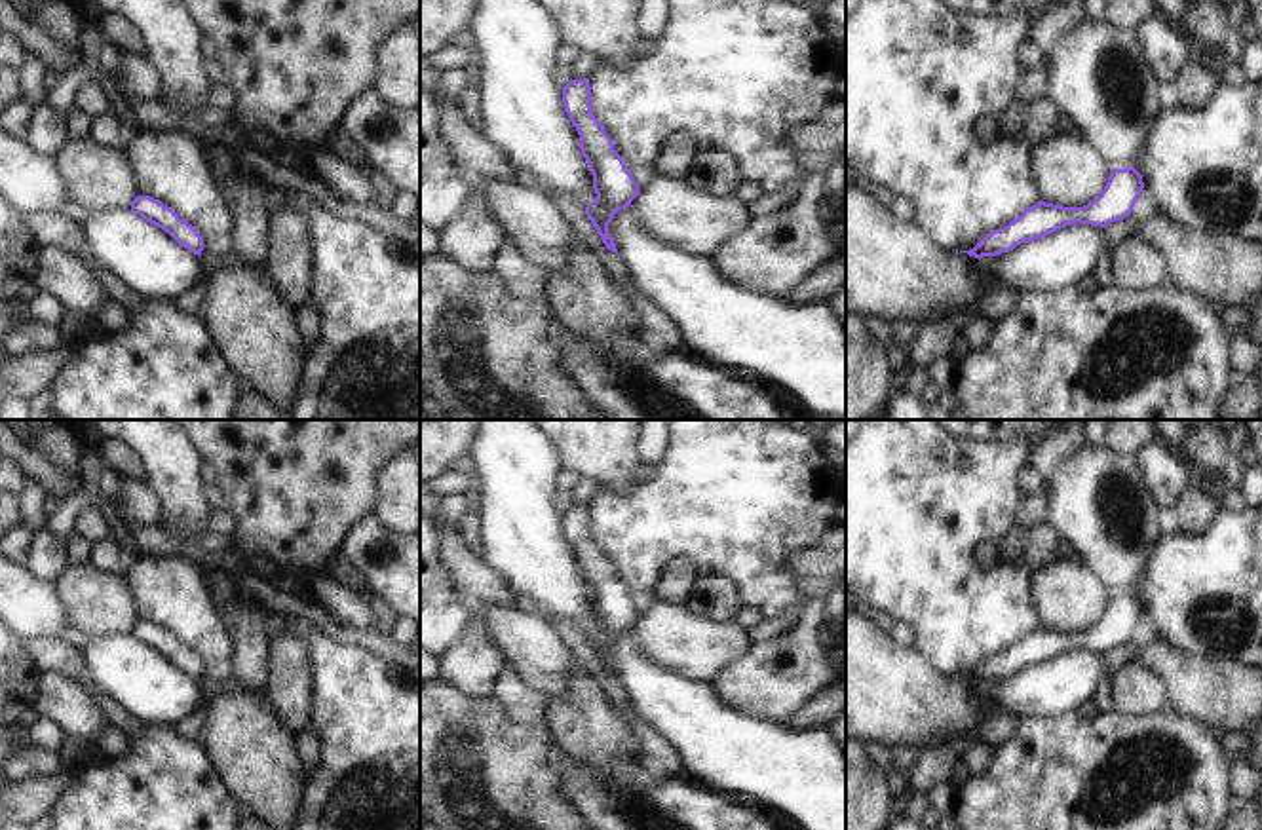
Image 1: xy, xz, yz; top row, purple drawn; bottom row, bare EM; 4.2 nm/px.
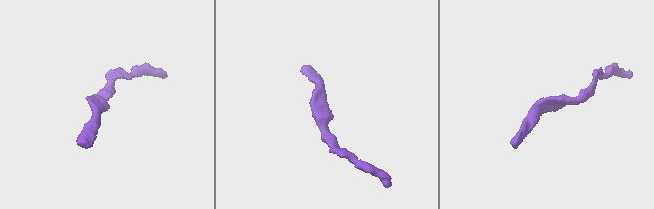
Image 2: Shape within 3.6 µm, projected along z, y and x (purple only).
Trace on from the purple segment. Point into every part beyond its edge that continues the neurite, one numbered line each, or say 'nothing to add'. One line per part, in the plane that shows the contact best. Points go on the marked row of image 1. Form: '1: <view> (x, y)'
nothing to add

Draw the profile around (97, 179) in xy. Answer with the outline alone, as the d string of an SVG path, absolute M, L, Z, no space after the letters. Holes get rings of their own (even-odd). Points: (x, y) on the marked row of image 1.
M72 137L51 158L65 198L86 211L131 211L139 196L124 150Z

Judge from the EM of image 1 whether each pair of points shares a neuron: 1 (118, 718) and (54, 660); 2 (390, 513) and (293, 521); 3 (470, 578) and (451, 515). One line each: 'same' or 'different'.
1: same
2: different
3: same

